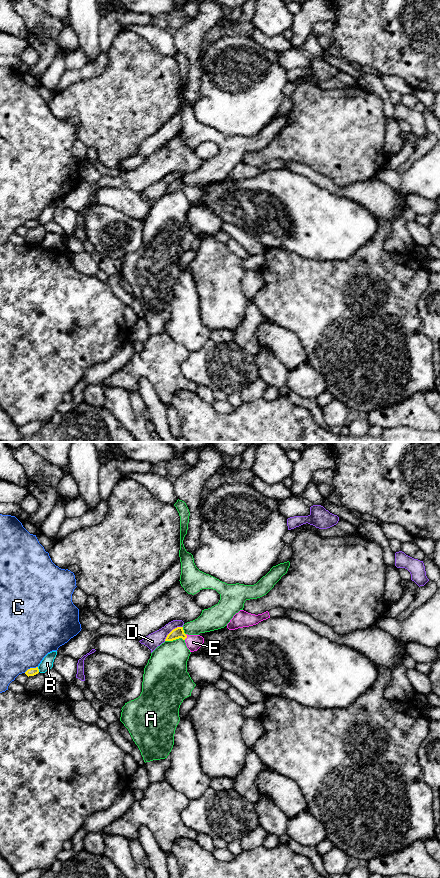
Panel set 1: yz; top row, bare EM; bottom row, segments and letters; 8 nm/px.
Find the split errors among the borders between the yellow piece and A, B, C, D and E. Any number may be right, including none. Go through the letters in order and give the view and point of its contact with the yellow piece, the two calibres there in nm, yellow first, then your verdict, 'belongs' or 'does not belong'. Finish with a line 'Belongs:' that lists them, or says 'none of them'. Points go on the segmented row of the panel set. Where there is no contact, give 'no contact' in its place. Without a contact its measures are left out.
A: contact yz (174, 639); calibres 90 and 320 nm; does not belong
B: contact yz (38, 669); calibres 60 and 100 nm; does not belong
C: contact yz (30, 668); calibres 60 and 420 nm; does not belong
D: contact yz (172, 630); calibres 90 and 120 nm; does not belong
E: contact yz (186, 637); calibres 90 and 130 nm; belongs
Belongs: E

